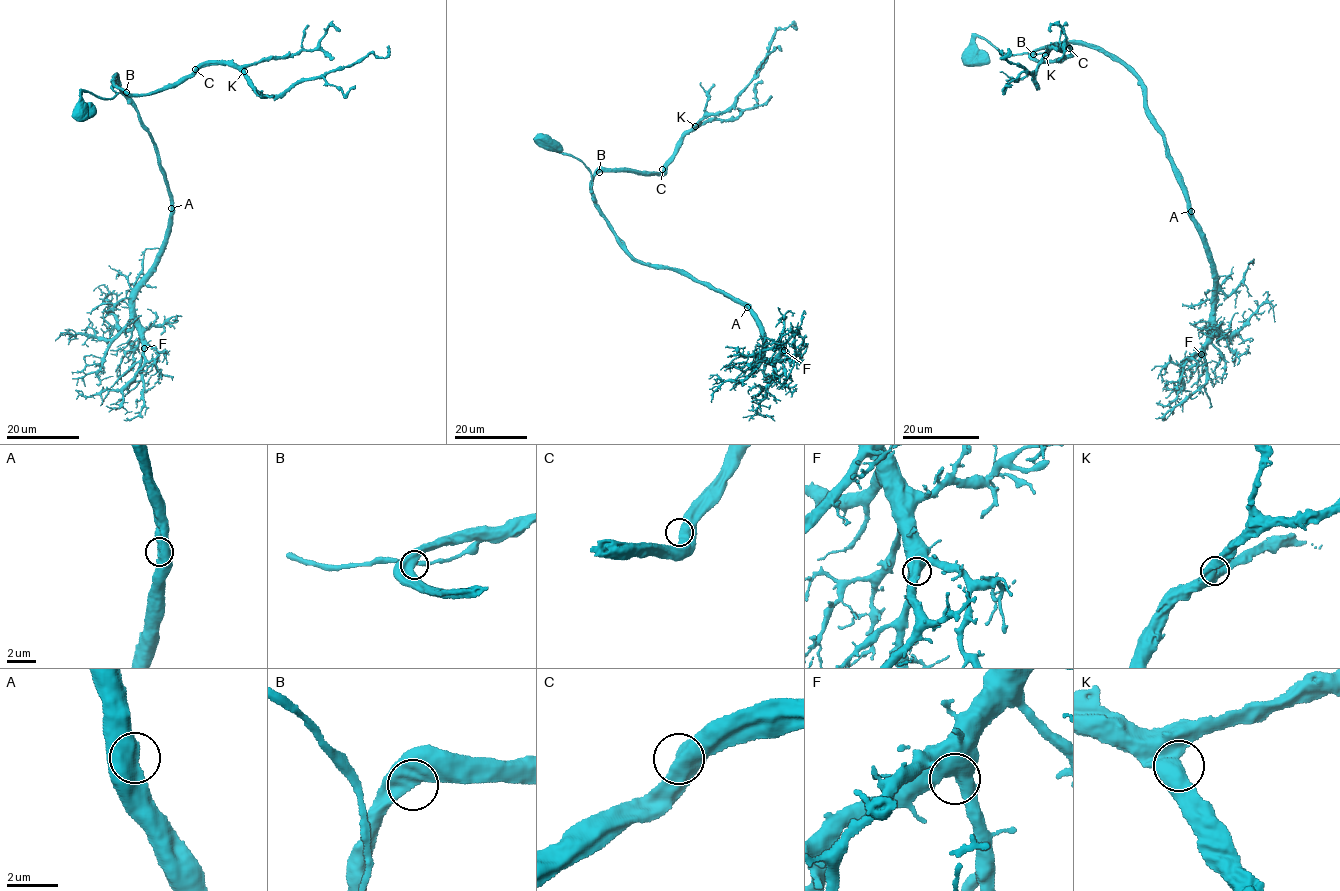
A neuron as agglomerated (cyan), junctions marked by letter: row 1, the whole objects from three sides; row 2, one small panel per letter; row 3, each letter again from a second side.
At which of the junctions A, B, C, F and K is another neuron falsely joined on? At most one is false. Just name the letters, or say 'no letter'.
no letter

